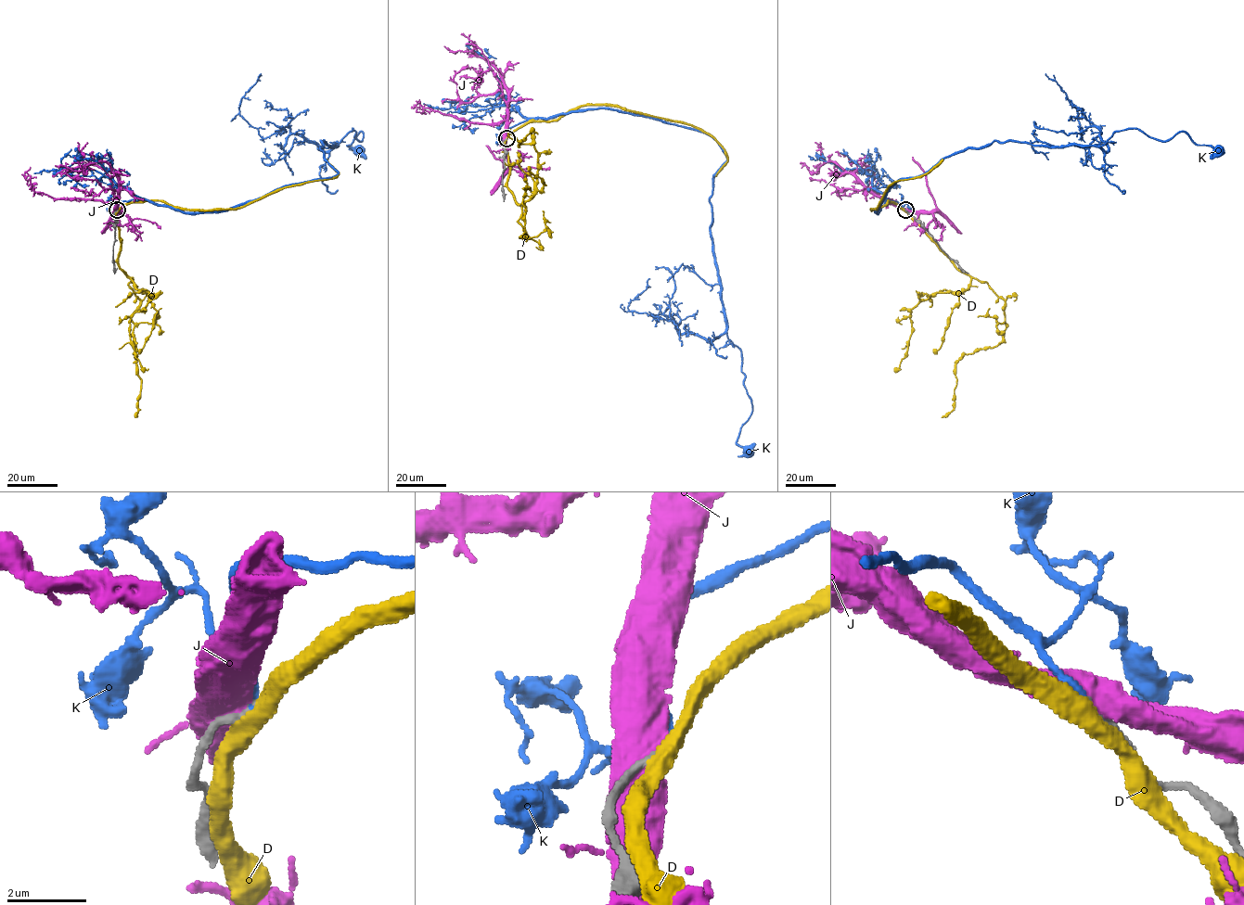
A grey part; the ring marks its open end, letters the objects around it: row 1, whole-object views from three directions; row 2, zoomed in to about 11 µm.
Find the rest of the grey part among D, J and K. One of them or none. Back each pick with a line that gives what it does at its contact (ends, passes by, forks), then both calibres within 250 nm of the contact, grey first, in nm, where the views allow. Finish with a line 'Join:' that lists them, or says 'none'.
K: it ends there; 190 nm thick on the grey side, 200 nm on the other
Join: K

